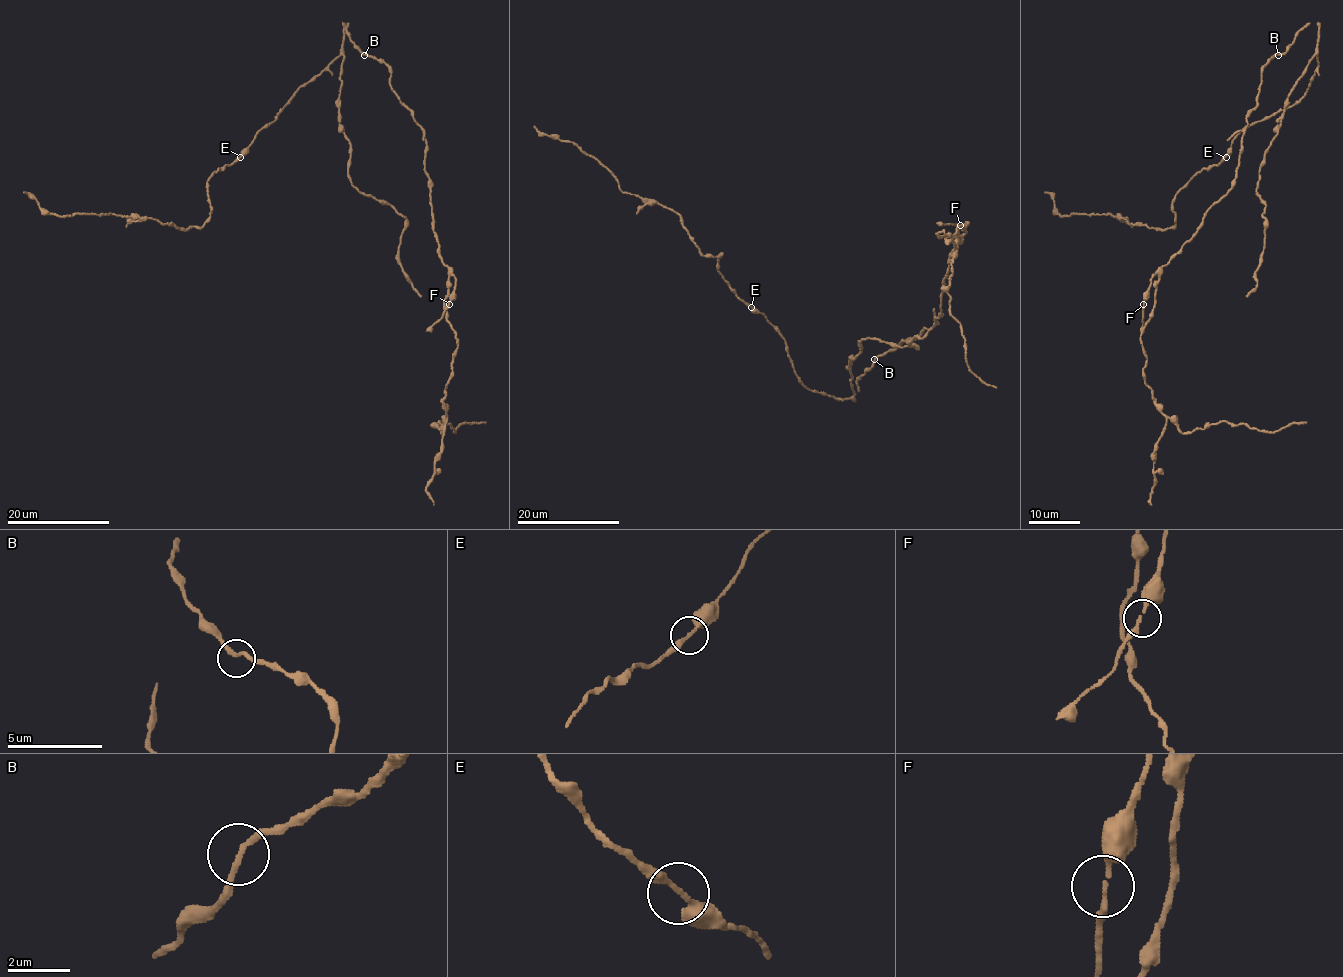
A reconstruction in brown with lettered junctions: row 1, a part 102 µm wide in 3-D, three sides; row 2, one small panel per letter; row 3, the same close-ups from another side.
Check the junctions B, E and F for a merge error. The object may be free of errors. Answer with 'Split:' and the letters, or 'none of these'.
Split: none of these

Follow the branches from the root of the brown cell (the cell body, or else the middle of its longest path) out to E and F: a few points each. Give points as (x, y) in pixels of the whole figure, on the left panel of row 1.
E: (365, 54), (350, 38), (344, 23), (342, 53), (298, 88), (241, 156)
F: (365, 54), (389, 68), (392, 91), (423, 131), (433, 232), (439, 257), (455, 277), (449, 304)

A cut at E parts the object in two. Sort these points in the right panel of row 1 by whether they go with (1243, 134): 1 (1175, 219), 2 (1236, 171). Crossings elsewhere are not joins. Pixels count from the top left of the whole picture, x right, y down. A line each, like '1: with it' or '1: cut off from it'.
1: cut off from it
2: with it

